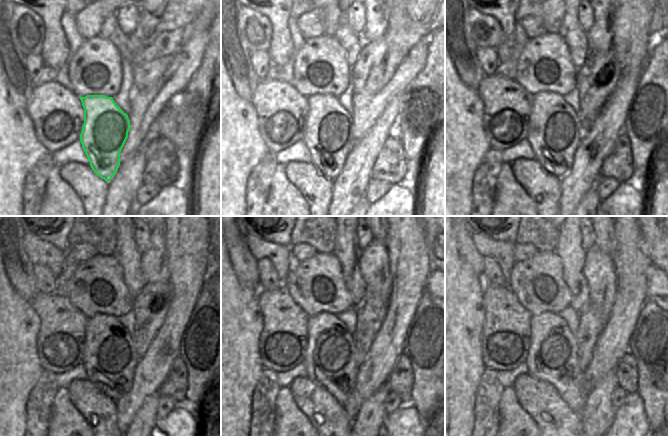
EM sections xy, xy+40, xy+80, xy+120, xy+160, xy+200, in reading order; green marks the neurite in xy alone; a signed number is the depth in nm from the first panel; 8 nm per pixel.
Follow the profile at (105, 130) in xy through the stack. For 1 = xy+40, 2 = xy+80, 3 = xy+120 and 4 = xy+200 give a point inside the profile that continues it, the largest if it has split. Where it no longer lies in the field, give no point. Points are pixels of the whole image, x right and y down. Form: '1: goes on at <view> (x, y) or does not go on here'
1: goes on at xy+40 (328, 130)
2: goes on at xy+80 (555, 132)
3: goes on at xy+120 (109, 359)
4: goes on at xy+200 (552, 357)

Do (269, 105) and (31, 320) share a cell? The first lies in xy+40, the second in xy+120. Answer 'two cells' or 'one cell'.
two cells

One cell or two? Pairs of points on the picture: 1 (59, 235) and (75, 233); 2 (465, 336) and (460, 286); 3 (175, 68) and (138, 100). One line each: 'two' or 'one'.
1: two
2: one
3: one

